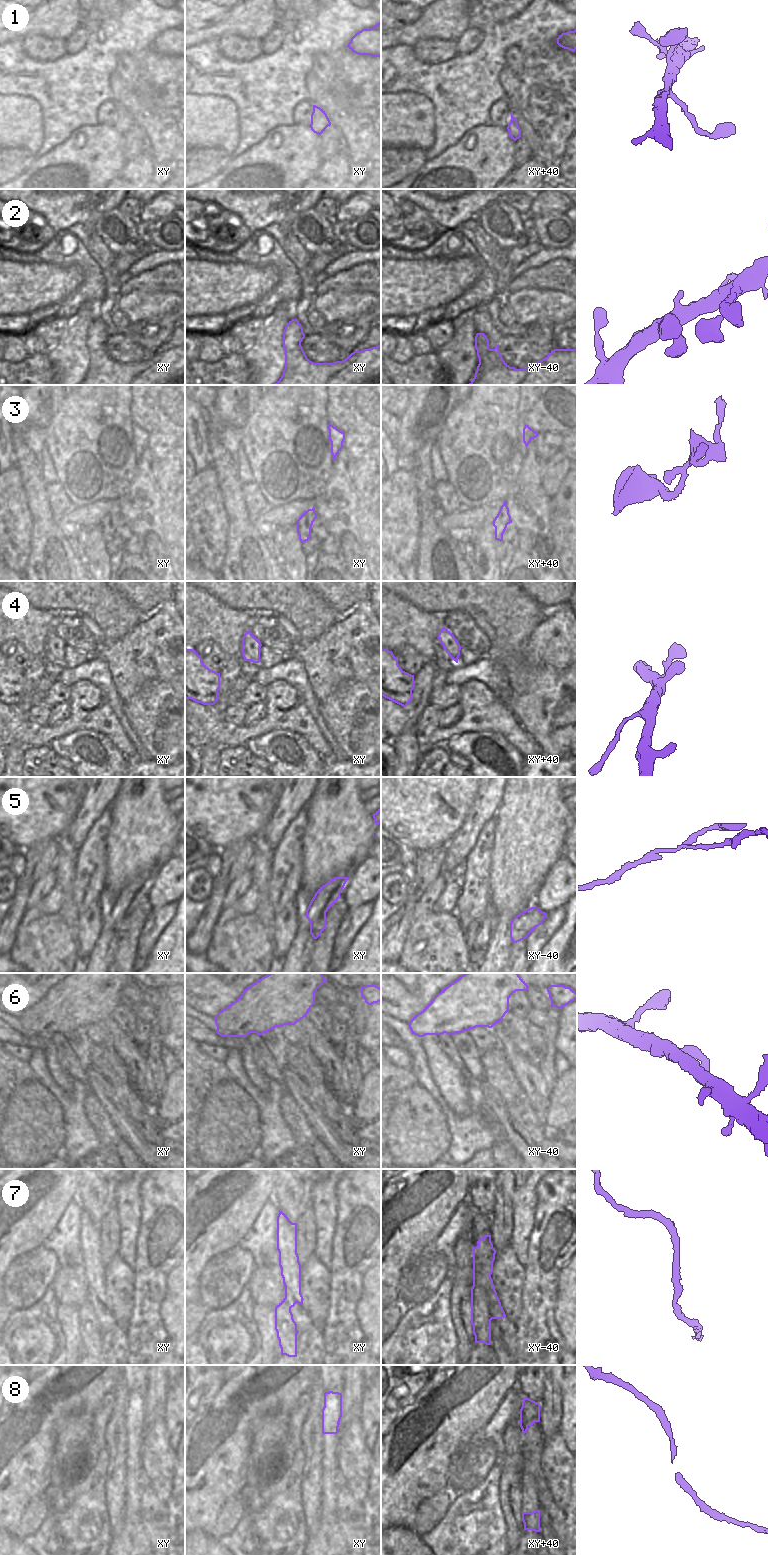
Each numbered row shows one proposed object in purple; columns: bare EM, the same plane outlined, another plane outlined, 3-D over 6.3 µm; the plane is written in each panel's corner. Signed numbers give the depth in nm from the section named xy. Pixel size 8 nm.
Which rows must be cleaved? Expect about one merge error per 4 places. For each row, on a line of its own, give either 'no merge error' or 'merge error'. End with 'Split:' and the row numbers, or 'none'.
1: merge error
2: no merge error
3: merge error
4: no merge error
5: merge error
6: no merge error
7: merge error
8: no merge error
Split: 1, 3, 5, 7

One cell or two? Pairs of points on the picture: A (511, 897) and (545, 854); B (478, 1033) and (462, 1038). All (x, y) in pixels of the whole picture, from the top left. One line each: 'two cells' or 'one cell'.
A: one cell
B: two cells

